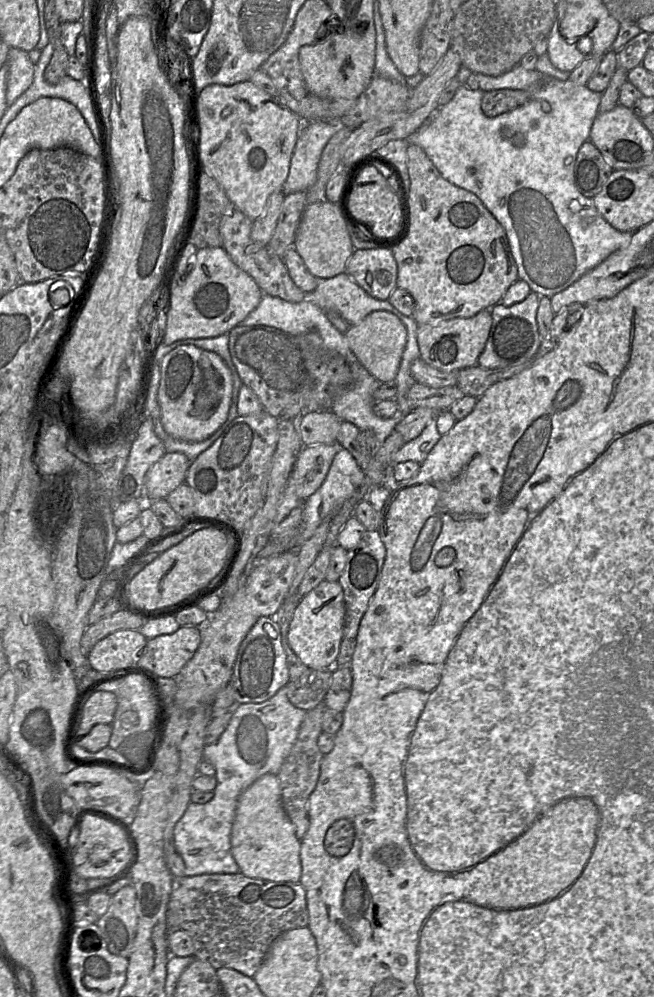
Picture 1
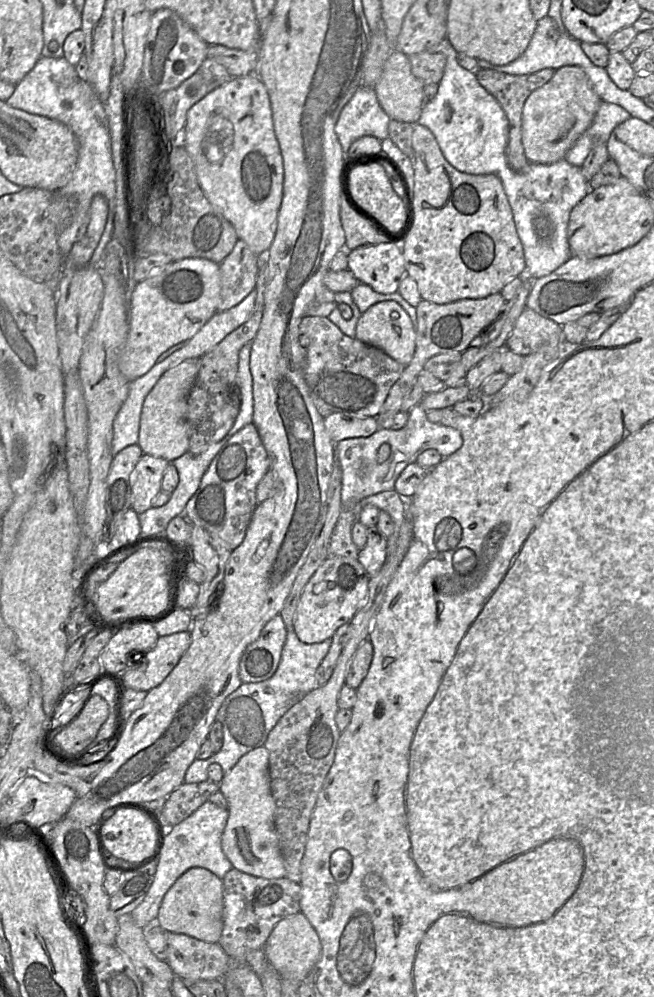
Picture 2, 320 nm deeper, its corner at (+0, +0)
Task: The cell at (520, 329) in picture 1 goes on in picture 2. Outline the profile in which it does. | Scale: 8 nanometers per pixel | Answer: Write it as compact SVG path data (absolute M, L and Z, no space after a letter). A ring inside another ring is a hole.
M525 307L506 339L505 347L523 357L536 351L546 342L561 343L562 326L534 310Z

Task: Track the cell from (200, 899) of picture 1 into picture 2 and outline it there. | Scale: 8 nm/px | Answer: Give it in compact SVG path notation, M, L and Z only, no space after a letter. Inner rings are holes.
M230 869L223 881L223 929L218 944L233 961L246 964L247 954L263 949L274 926L300 912L301 886L286 877L266 879Z

